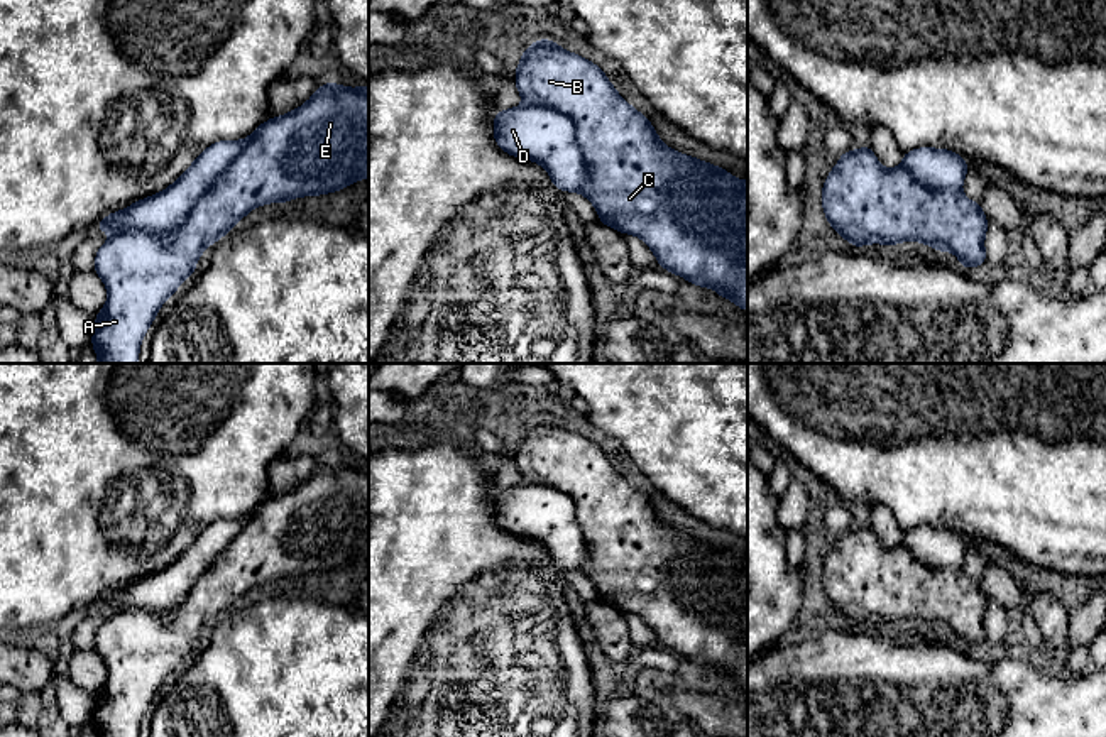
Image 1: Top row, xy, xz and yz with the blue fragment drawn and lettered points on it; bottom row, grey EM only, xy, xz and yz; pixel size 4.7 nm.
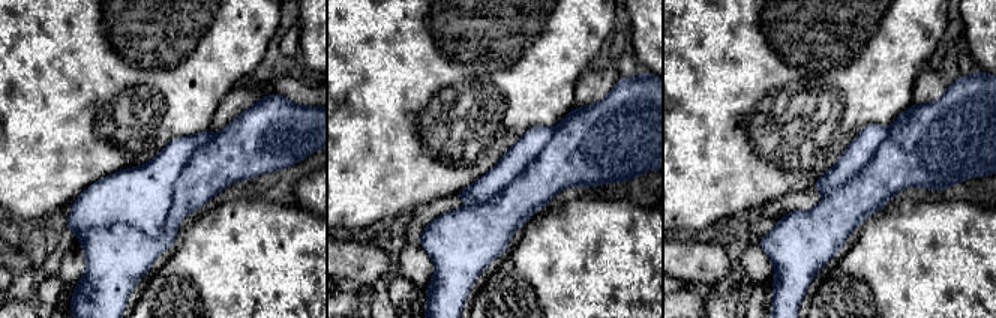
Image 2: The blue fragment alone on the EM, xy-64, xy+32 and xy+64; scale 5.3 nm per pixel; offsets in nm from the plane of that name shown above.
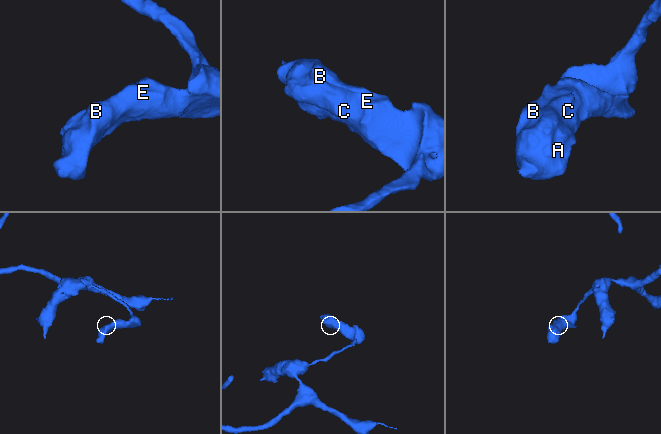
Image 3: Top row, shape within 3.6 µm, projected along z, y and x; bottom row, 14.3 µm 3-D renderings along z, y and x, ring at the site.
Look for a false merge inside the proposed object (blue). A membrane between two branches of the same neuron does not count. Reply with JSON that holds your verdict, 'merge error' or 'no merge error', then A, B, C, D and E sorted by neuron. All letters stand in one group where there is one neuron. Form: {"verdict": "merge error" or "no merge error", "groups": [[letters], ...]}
{"verdict": "merge error", "groups": [["A", "B", "C", "E"], ["D"]]}

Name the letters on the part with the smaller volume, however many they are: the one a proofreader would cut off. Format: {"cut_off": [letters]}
{"cut_off": ["D"]}

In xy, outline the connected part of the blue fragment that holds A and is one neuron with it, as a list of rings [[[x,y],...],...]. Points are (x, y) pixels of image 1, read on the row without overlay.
[[[338,461],[320,463],[316,472],[304,483],[282,495],[272,495],[260,502],[255,510],[244,519],[240,532],[196,580],[183,605],[169,622],[162,617],[134,610],[113,614],[98,627],[93,649],[105,661],[108,678],[103,688],[95,695],[91,723],[96,735],[139,737],[140,720],[164,680],[176,671],[184,658],[193,656],[203,629],[233,609],[233,605],[254,587],[266,581],[291,580],[299,575],[328,573],[367,556],[369,465],[345,467]]]

